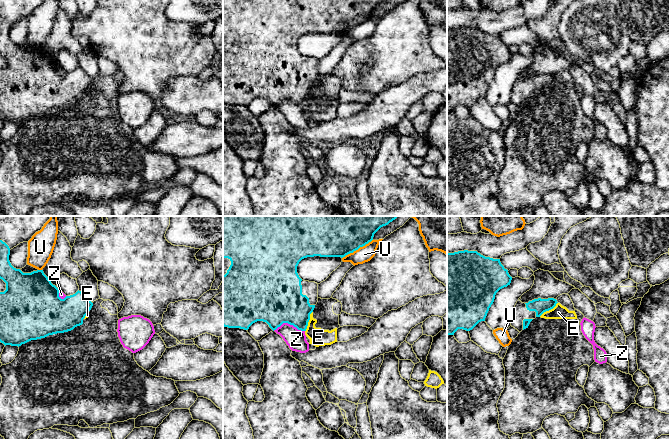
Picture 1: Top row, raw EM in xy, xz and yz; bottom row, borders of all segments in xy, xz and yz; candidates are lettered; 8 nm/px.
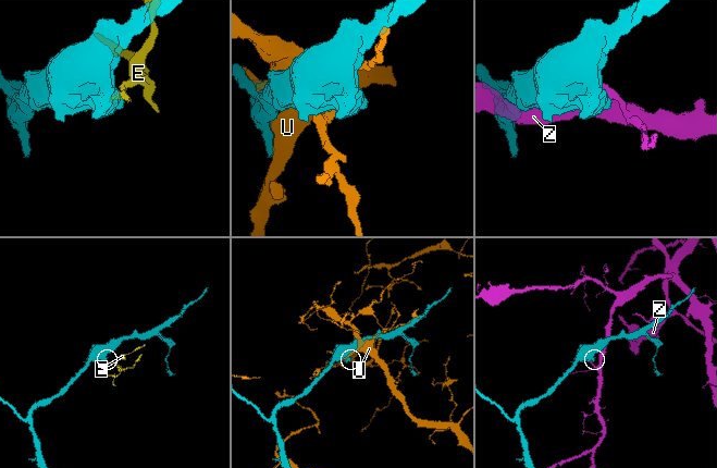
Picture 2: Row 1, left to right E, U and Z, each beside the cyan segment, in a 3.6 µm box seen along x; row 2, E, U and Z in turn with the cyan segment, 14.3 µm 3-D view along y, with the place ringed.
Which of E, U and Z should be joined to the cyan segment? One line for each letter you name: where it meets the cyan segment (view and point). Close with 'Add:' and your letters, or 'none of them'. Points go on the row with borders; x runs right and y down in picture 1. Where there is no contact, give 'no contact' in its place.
Add: none of them

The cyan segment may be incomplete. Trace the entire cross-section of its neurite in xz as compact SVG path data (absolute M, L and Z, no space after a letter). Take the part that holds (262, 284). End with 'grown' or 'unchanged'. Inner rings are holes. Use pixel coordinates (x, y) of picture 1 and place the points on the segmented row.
M223 216L223 326L248 330L257 322L266 322L274 331L283 323L306 331L310 314L318 302L318 284L302 280L297 273L299 262L307 257L345 257L373 240L374 234L383 226L395 220L397 216Z; grown

